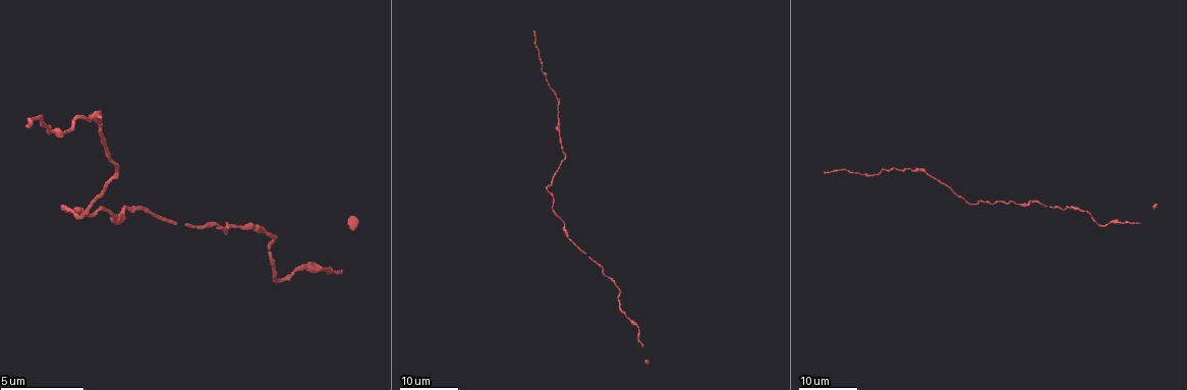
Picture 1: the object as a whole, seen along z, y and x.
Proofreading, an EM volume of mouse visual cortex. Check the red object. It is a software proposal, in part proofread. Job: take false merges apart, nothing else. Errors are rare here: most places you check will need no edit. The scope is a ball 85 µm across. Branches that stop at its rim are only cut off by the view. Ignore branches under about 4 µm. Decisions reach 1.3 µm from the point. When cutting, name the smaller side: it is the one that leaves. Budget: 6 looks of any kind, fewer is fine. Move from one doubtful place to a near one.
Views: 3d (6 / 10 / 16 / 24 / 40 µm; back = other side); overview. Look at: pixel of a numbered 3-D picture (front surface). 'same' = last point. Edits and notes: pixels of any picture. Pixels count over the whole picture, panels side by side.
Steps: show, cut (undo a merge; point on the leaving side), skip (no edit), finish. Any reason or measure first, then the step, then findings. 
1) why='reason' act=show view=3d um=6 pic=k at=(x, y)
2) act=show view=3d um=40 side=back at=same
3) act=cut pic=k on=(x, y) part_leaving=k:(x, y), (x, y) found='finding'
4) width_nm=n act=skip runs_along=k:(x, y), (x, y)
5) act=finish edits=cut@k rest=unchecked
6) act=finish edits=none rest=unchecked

why='calibre changes' act=show view=3d um=16 pic=1 at=(1068, 207)

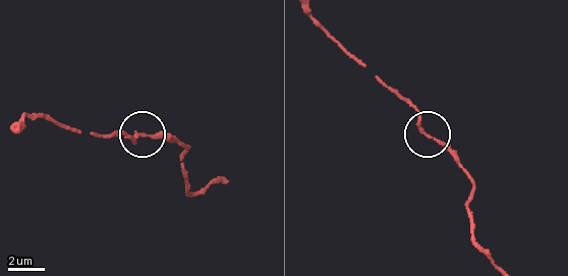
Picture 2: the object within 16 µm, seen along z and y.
act=show view=3d um=10 pic=2 at=(427, 136)

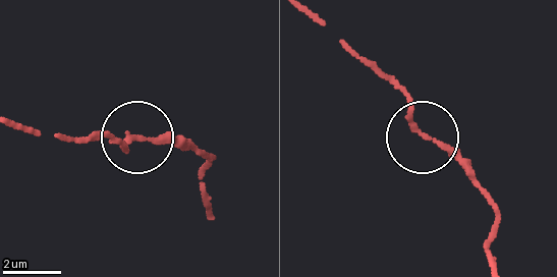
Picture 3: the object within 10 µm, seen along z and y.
act=skip found='one neuron here'

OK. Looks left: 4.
why='sharp bend' act=show view=3d um=16 pic=1 at=(63, 209)

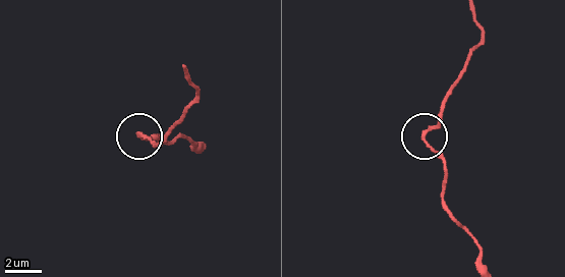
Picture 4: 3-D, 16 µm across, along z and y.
act=show view=3d um=10 pic=4 at=(138, 134)

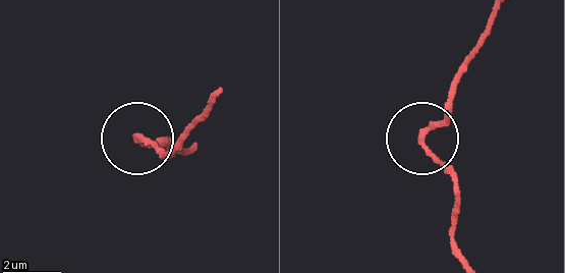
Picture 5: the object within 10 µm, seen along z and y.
act=skip found='one neuron here'

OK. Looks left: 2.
act=show view=3d um=16 pic=1 at=(914, 170)

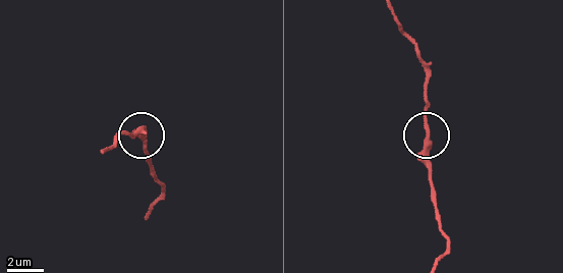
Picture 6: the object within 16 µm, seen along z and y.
why='zoom in' act=show view=3d um=6 pic=6 at=(428, 132)

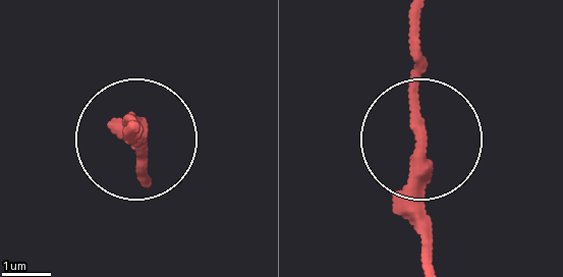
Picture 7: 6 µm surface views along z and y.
act=skip found='all the same neuron'

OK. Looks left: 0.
act=finish edits=none rest=unchecked

